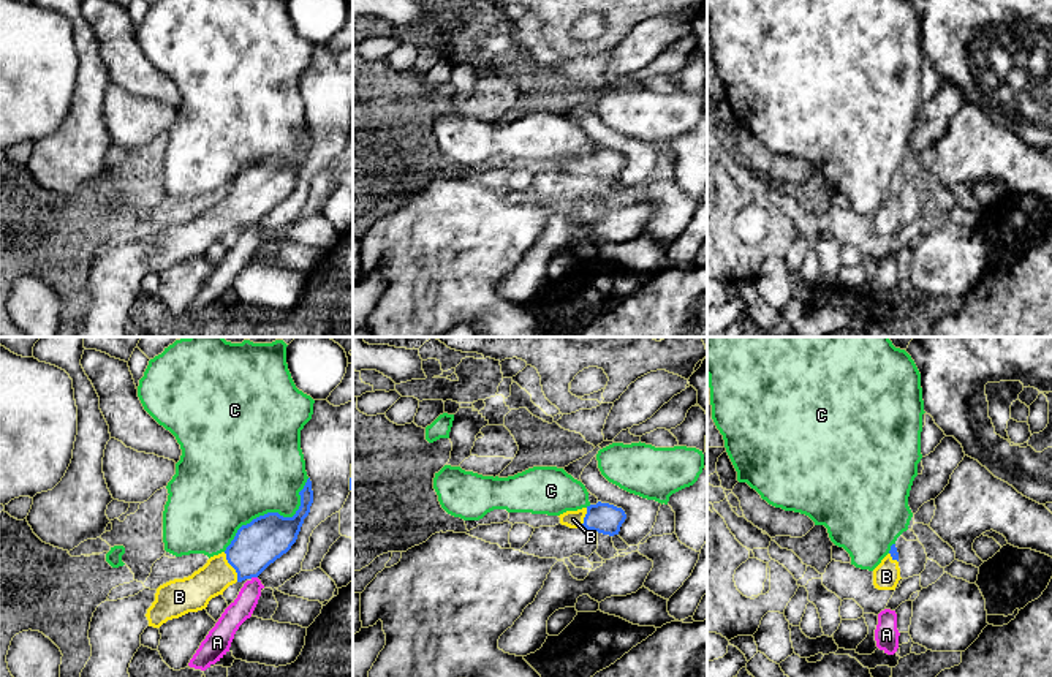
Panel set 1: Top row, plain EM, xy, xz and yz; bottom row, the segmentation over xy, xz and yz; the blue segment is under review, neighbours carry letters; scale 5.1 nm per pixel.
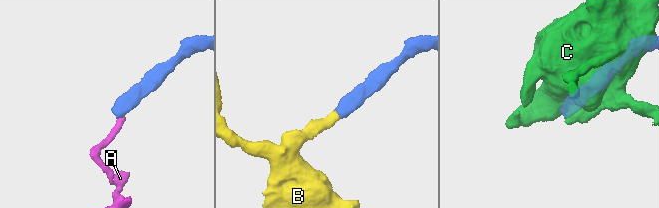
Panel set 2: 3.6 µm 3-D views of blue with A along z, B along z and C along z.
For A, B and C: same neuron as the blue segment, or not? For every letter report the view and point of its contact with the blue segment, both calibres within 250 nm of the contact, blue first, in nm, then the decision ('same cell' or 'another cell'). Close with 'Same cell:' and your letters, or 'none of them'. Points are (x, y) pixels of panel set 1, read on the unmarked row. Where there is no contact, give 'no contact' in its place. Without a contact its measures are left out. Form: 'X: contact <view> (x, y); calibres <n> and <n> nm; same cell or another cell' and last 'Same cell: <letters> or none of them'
A: contact xy (253, 222); calibres 240 and 120 nm; another cell
B: contact xy (231, 211); calibres 240 and 180 nm; same cell
C: contact xy (272, 158); calibres 240 and 480 nm; another cell
Same cell: B

